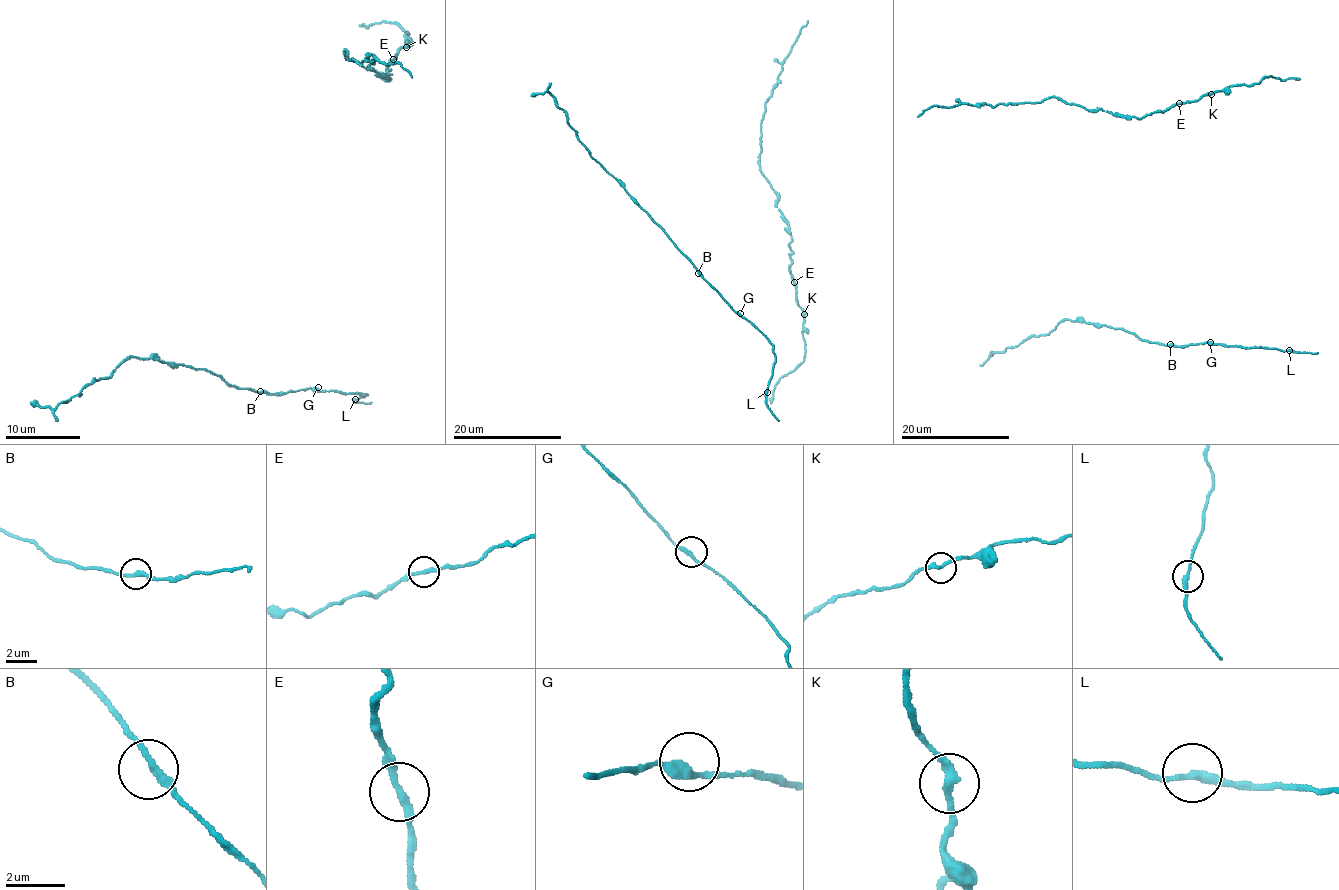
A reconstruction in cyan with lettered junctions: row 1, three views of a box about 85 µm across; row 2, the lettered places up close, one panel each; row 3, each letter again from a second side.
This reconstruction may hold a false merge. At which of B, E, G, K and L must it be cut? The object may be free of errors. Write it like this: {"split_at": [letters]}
{"split_at": []}

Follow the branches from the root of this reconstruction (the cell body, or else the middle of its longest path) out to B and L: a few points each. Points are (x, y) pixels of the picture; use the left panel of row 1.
B: (318, 387), (284, 393), (260, 391)
L: (318, 387), (320, 391), (366, 395), (355, 399)

